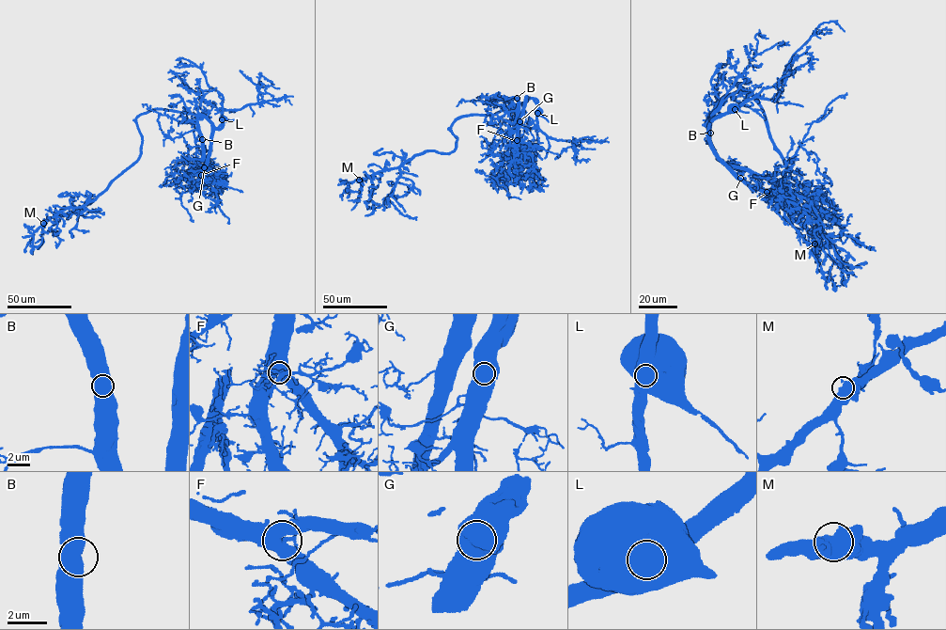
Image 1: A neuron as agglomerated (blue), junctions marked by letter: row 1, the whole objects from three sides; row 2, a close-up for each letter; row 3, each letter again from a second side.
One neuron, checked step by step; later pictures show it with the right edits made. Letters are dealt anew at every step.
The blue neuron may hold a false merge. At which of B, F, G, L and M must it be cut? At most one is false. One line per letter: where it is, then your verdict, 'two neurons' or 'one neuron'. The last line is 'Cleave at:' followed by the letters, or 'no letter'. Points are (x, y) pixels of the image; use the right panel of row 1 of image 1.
B: (710, 133) | one neuron
F: (767, 192) | one neuron
G: (740, 178) | one neuron
L: (735, 109) | two neurons
M: (814, 244) | one neuron
Cleave at: L

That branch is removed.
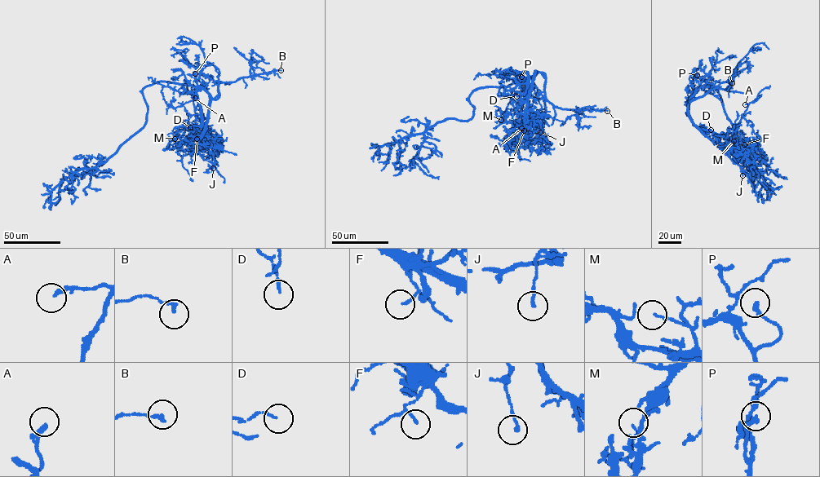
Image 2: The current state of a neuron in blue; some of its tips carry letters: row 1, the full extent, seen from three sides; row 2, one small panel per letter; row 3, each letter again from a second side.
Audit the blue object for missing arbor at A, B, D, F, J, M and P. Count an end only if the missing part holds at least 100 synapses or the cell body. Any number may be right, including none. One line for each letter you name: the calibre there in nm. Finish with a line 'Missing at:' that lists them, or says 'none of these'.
Missing at: none of these

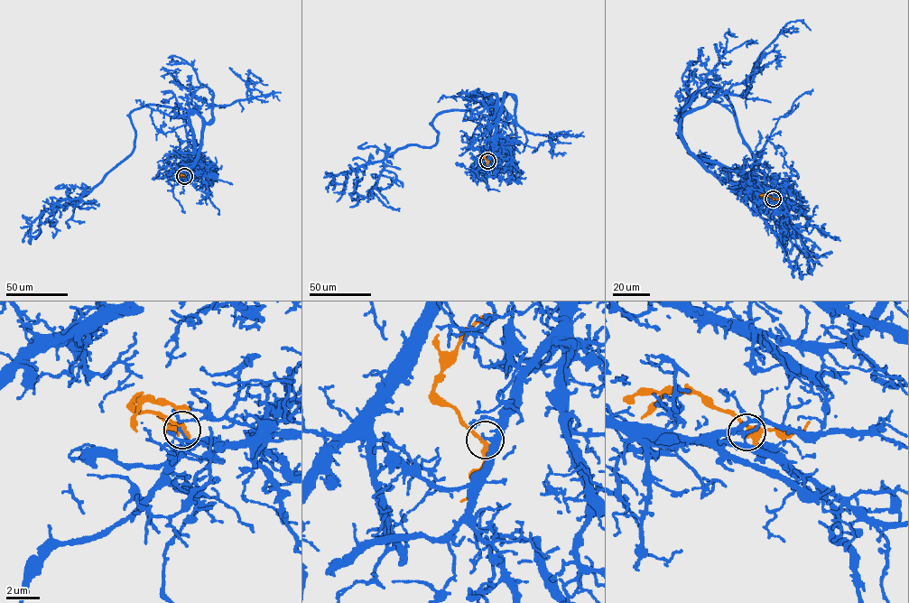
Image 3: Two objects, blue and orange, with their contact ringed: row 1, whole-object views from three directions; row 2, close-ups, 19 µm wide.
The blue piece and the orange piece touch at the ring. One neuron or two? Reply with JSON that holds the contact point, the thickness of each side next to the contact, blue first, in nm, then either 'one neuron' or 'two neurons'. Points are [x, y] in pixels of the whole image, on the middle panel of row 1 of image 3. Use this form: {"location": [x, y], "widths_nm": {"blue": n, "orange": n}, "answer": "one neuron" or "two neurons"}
{"location": [487, 161], "widths_nm": {"blue": 200, "orange": 360}, "answer": "two neurons"}

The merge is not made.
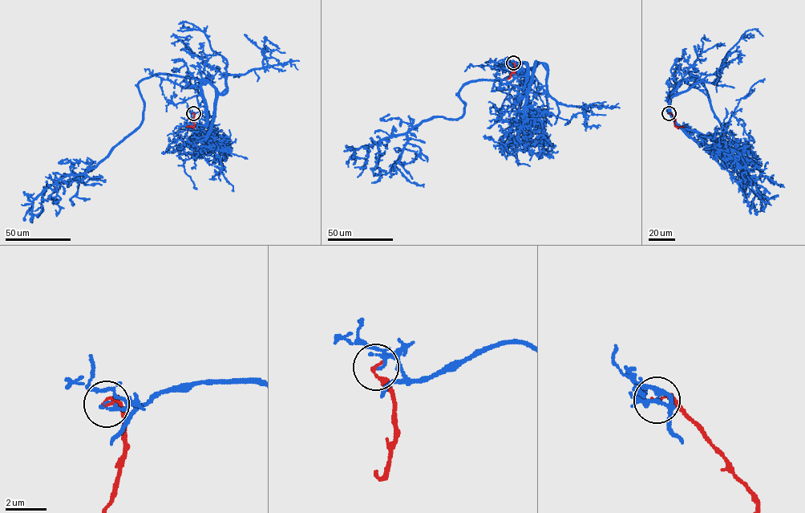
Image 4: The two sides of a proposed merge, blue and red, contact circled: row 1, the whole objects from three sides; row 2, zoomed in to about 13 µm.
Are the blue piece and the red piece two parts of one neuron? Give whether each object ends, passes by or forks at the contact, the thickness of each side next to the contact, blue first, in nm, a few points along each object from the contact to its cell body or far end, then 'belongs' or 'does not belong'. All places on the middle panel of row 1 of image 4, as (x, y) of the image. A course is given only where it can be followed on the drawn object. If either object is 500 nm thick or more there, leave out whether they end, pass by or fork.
blue passes by; red ends; calibres 110 and 140 nm; course blue (514, 63), (525, 63), (502, 79), (463, 86), (460, 117), (422, 120), (356, 148), (364, 159); course red (514, 63), (515, 70), (507, 79); does not belong

